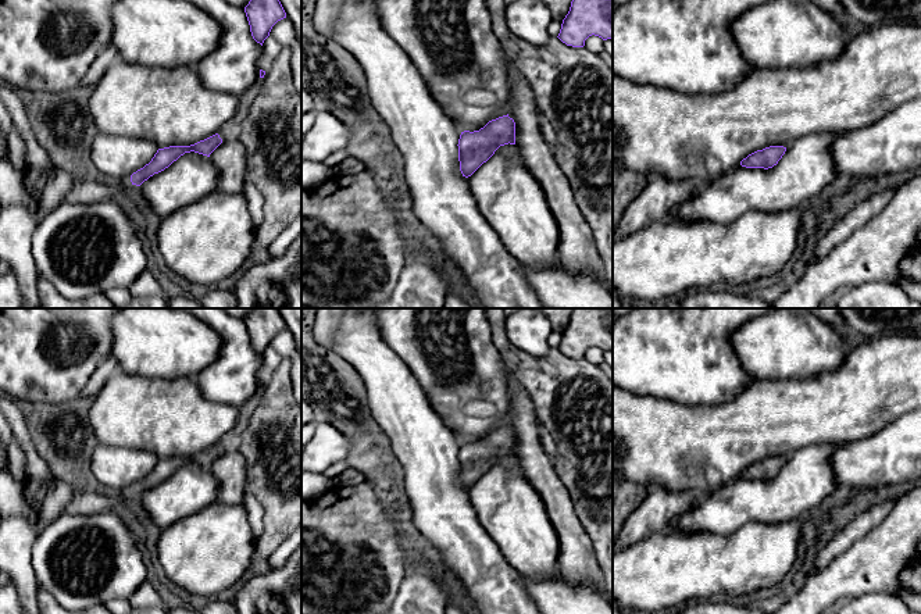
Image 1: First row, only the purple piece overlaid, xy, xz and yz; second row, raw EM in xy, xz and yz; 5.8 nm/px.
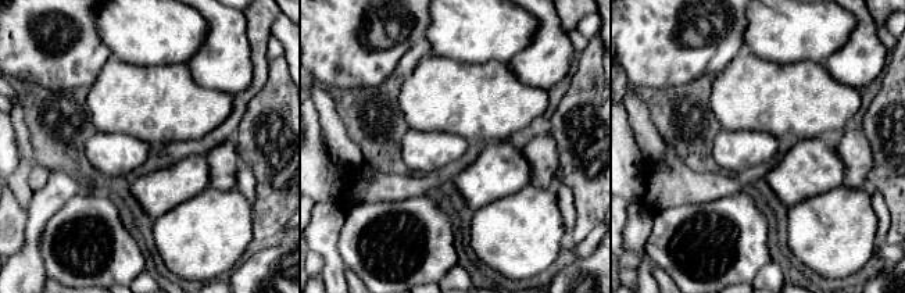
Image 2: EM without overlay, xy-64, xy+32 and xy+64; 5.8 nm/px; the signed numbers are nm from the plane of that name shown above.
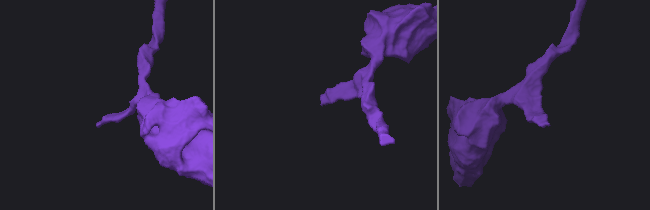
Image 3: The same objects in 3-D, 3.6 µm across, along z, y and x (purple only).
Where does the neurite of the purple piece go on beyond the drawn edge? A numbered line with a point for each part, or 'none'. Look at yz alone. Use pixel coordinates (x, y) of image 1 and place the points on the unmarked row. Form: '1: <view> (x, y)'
none

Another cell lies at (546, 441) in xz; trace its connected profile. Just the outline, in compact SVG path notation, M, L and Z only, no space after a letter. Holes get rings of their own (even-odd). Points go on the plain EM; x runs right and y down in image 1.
M538 422L538 435L543 450L553 458L556 454L556 443L550 436L549 431L543 428L539 422Z

